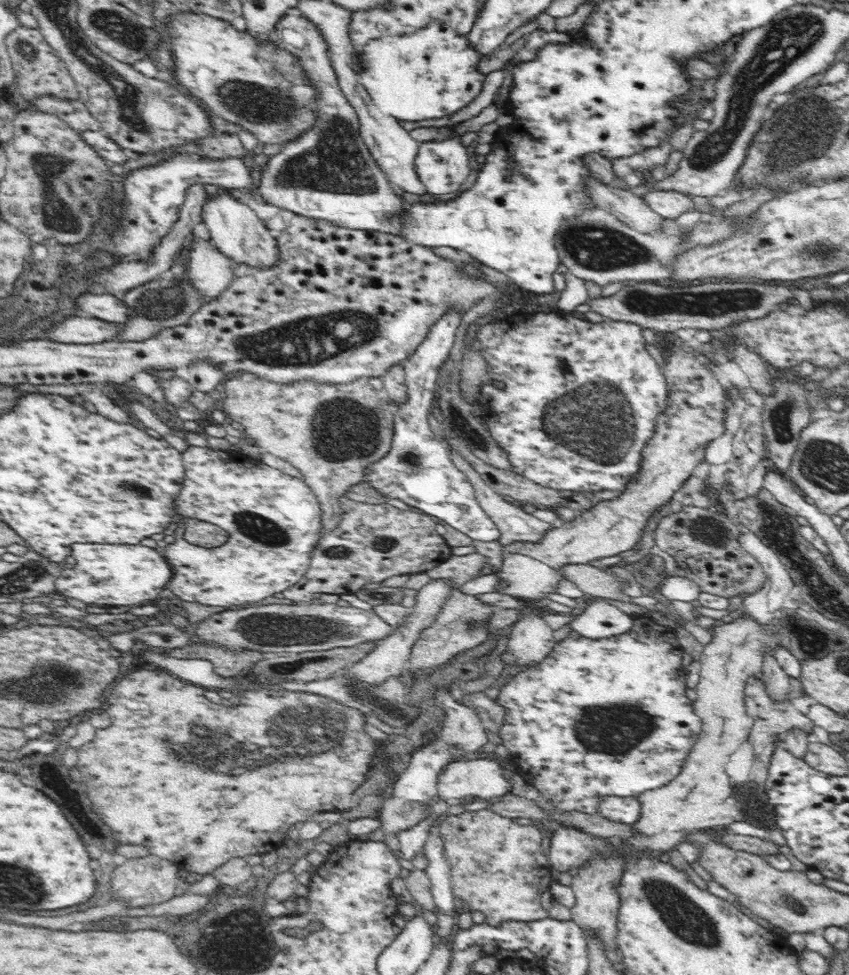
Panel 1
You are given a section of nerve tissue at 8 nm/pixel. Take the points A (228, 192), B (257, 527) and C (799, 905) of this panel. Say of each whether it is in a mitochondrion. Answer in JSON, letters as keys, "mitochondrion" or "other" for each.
{"A":"other","B":"mitochondrion","C":"mitochondrion"}

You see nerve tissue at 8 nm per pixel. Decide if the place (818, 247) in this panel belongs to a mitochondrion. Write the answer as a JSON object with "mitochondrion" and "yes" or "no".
{"mitochondrion":"yes"}

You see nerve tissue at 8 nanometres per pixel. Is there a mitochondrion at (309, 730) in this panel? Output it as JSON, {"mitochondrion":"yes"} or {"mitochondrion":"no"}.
{"mitochondrion":"yes"}

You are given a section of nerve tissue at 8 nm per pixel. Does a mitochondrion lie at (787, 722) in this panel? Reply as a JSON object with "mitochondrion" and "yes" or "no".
{"mitochondrion":"no"}

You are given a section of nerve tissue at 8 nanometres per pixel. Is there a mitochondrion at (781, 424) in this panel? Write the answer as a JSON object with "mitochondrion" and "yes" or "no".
{"mitochondrion":"yes"}

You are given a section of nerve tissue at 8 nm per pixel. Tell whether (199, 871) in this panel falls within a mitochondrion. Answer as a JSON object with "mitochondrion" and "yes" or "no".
{"mitochondrion":"no"}

